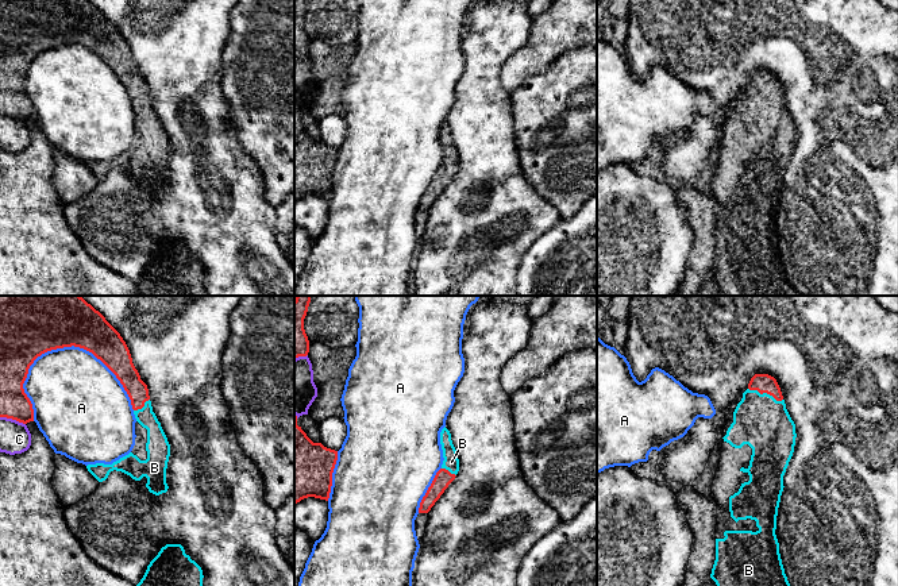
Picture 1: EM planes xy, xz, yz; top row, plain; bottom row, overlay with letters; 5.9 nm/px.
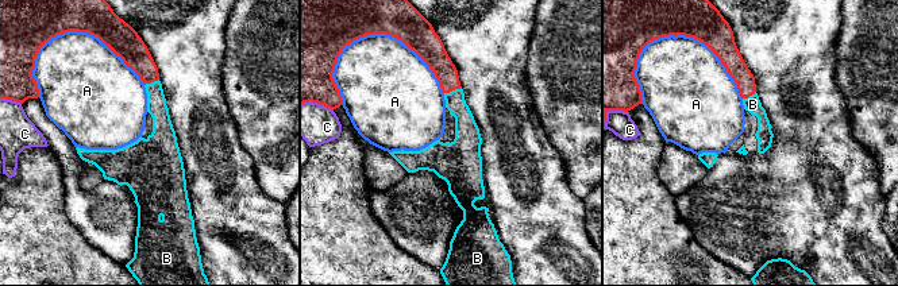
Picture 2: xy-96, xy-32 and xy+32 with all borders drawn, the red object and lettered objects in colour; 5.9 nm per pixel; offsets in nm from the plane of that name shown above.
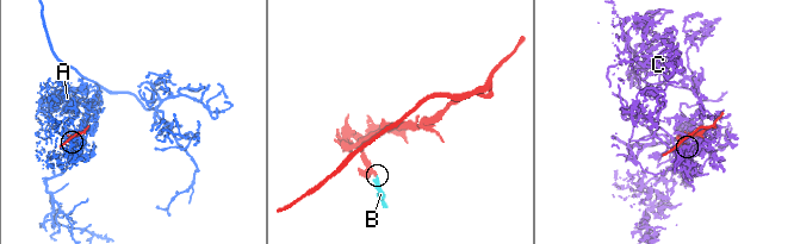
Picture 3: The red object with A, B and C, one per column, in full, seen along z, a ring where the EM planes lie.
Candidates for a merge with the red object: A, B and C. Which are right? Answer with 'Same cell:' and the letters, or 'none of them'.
Same cell: B

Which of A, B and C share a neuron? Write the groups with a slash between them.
A / B / C

